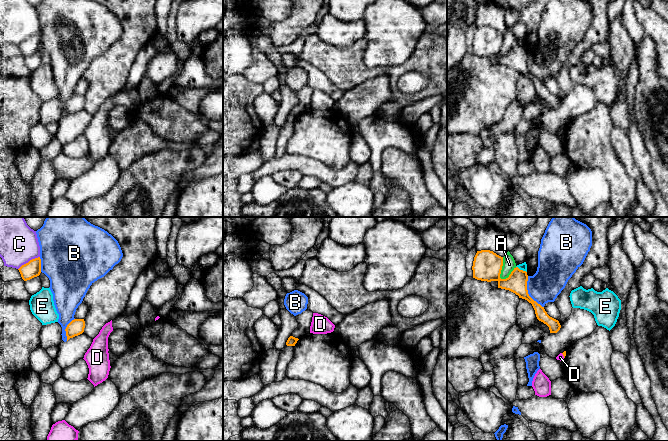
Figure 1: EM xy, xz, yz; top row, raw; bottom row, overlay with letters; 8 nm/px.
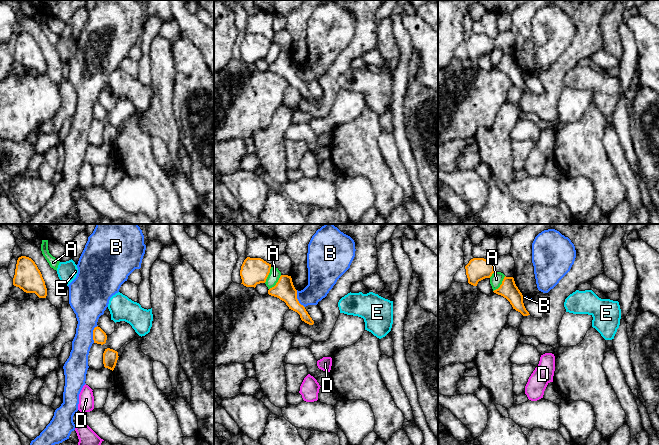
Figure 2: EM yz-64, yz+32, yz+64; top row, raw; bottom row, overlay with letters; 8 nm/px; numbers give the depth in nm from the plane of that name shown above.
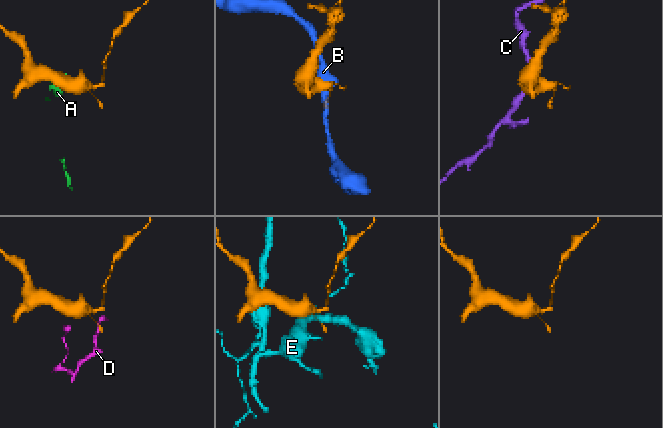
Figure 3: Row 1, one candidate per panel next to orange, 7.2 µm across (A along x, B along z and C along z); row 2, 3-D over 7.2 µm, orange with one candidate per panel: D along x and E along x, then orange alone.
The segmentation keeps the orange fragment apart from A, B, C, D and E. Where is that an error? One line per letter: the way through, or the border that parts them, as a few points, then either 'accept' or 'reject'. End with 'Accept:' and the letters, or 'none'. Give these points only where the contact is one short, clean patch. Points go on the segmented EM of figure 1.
A: border along yz (502, 257), (500, 277), (505, 279); reject
B: reject
C: border along xy (39, 256), (30, 259), (18, 269); reject
D: border along yz (561, 353), (564, 357); reject
E: reject
Accept: none

